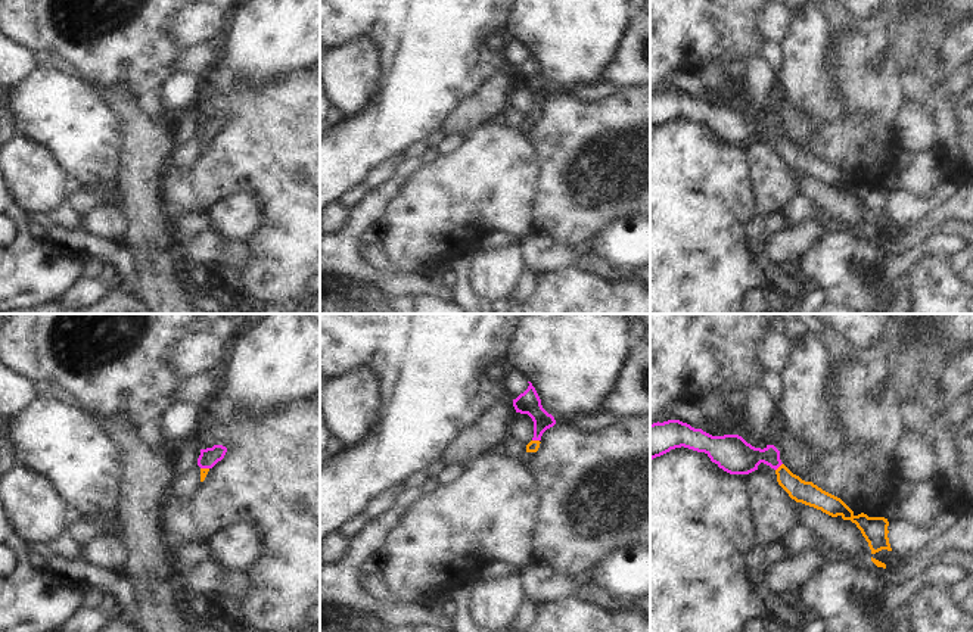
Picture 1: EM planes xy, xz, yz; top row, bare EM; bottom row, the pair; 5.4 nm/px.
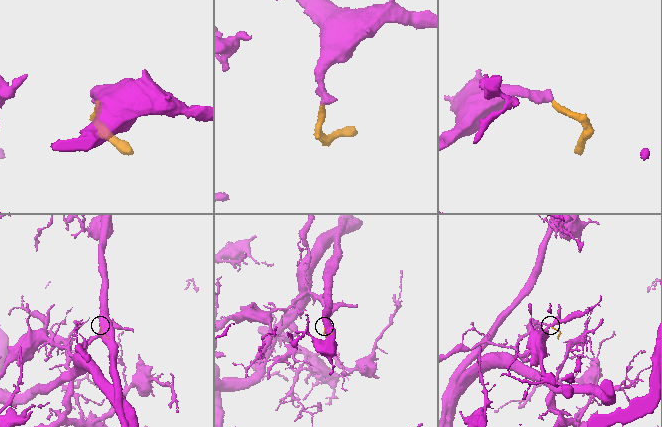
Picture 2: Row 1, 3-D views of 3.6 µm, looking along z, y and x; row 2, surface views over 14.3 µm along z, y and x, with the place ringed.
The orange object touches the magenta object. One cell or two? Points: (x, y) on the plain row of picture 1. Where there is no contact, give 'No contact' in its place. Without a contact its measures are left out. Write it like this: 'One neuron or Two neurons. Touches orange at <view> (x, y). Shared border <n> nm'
One neuron. Touches orange at xz (535, 111). Shared border 40 nm.

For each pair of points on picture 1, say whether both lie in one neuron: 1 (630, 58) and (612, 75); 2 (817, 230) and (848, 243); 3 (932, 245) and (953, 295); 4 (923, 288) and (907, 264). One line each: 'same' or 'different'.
1: same
2: different
3: different
4: different

